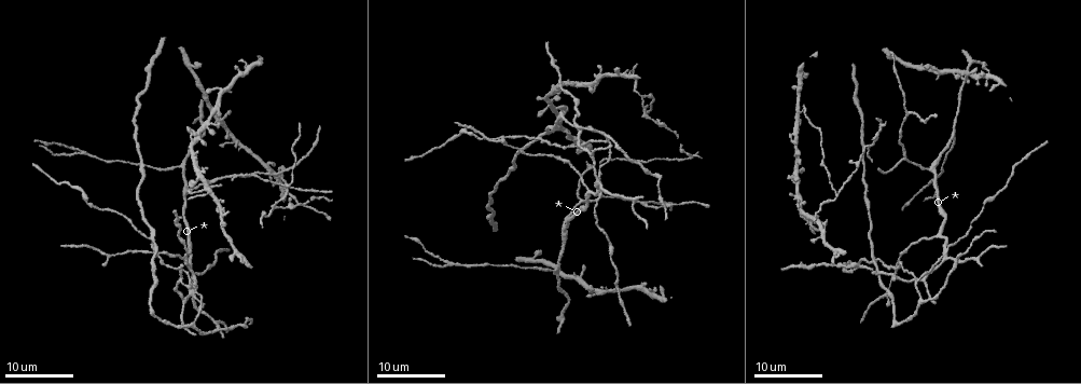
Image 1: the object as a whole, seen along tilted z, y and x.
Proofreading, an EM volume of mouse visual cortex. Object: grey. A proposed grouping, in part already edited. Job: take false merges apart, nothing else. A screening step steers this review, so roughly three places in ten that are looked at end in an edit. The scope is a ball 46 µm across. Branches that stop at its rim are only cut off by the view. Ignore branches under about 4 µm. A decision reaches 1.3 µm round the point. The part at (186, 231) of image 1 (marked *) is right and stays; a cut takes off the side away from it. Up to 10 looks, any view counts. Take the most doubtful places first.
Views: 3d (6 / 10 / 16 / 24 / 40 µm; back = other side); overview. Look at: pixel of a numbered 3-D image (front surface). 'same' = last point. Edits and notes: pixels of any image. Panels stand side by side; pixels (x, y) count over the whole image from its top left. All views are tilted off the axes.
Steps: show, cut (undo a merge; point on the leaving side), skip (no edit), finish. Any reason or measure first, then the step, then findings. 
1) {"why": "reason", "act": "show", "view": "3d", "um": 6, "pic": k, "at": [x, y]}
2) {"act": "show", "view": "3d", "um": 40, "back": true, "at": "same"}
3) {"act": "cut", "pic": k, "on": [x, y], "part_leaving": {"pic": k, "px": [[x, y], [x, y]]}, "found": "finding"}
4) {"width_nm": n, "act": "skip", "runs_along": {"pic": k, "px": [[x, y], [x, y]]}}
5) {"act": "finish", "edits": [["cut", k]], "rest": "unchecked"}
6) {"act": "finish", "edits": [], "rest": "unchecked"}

{"why": "looks like a crossing", "act": "show", "view": "3d", "um": 24, "pic": 1, "at": [874, 260]}

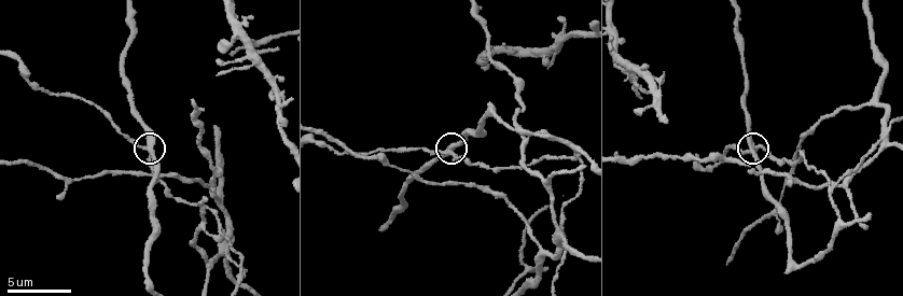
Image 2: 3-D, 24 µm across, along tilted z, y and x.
{"why": "closer look", "act": "show", "view": "3d", "um": 6, "pic": 2, "at": [752, 146]}

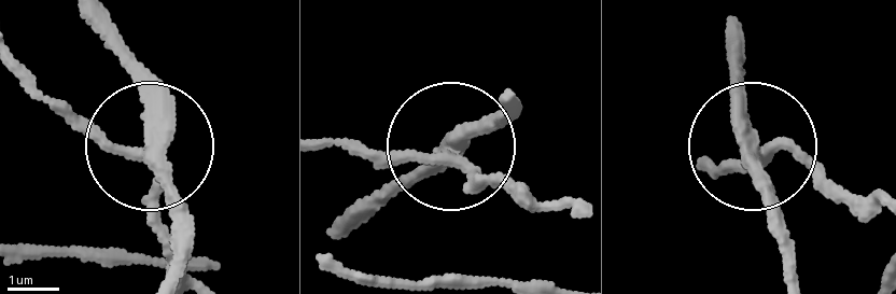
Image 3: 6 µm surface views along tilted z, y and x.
{"act": "show", "view": "3d", "um": 6, "back": true, "pic": 3, "at": [755, 144]}

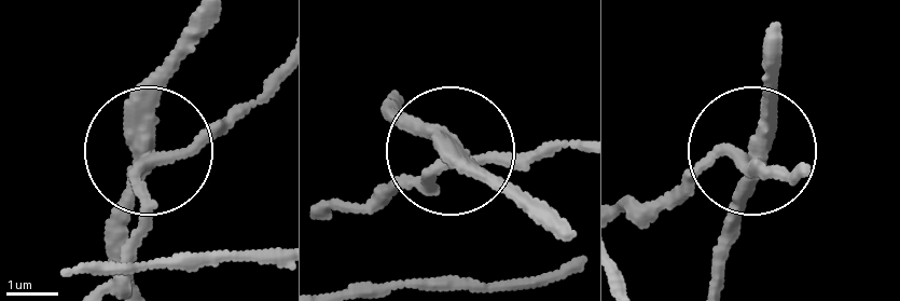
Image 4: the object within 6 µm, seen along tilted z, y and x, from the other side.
{"width_nm": 320, "act": "skip", "found": "one cell here"}

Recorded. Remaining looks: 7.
{"why": "three-way junction", "act": "show", "view": "3d", "um": 24, "pic": 1, "at": [453, 263]}

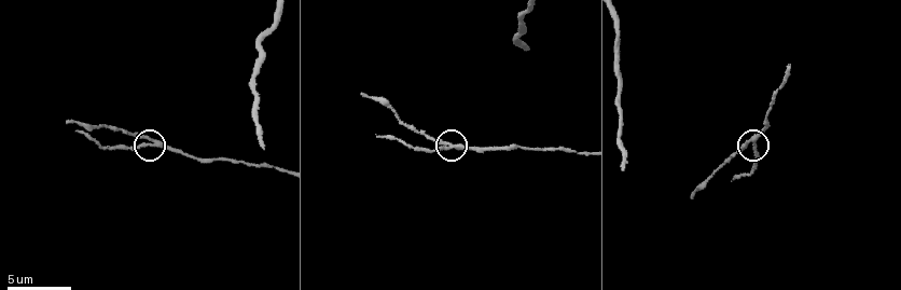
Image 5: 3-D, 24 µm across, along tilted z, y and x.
{"act": "show", "view": "3d", "um": 10, "pic": 5, "at": [151, 141]}

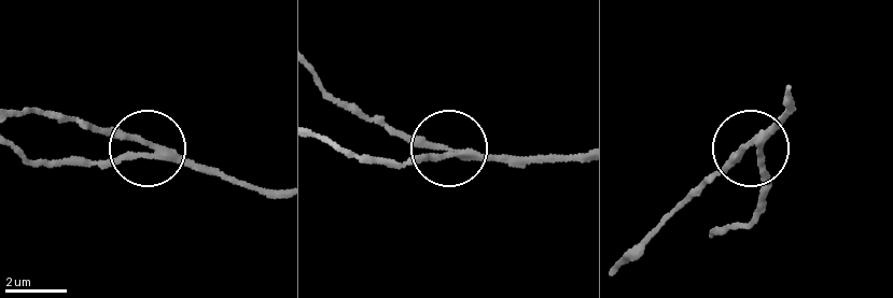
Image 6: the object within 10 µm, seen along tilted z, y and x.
{"act": "skip", "runs_along": {"pic": 6, "px": [[789, 89], [782, 122], [756, 153], [766, 193]]}, "found": "all the same cell"}

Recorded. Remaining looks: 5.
{"why": "side arm on a straight run", "act": "show", "view": "3d", "um": 24, "pic": 1, "at": [552, 272]}

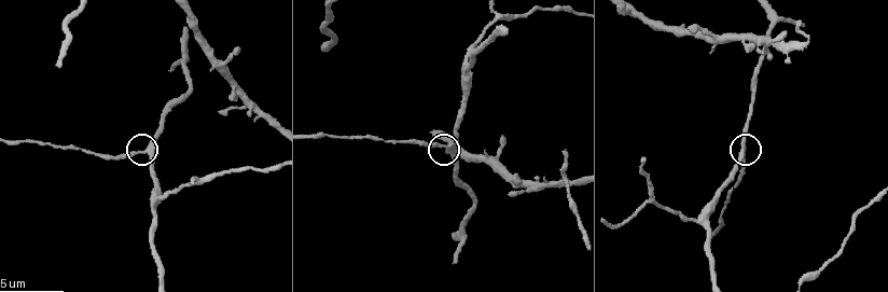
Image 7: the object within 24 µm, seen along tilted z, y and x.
{"why": "closer look", "act": "show", "view": "3d", "um": 6, "pic": 7, "at": [442, 147]}

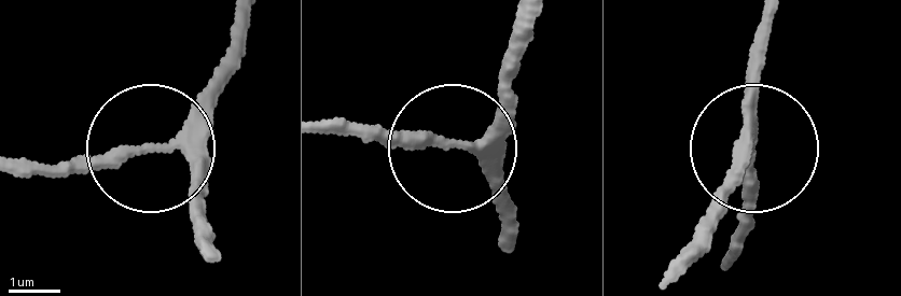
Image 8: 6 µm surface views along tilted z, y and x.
{"act": "skip", "runs_along": {"pic": 8, "px": [[209, 236], [199, 170], [183, 153], [130, 142], [25, 165]]}, "found": "all the same cell"}

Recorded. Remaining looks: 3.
{"why": "arms part here", "act": "show", "view": "3d", "um": 6, "pic": 7, "at": [197, 177]}

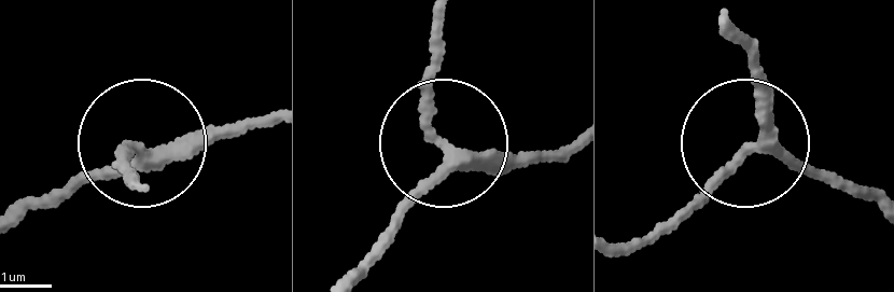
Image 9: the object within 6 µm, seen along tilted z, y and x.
{"act": "show", "view": "3d", "um": 6, "back": true, "pic": 9, "at": [445, 147]}

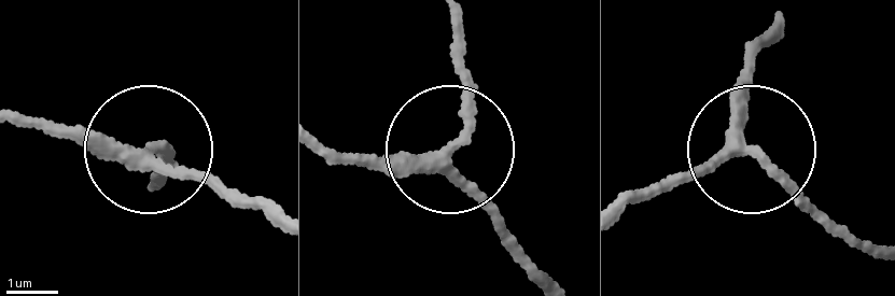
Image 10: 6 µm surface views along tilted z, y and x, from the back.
{"arms": 3, "act": "skip", "runs_along": {"pic": 10, "px": [[625, 201], [751, 149], [731, 115], [750, 45]]}, "found": "one cell here"}

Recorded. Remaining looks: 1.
{"act": "finish", "edits": [], "rest": "unchecked"}

